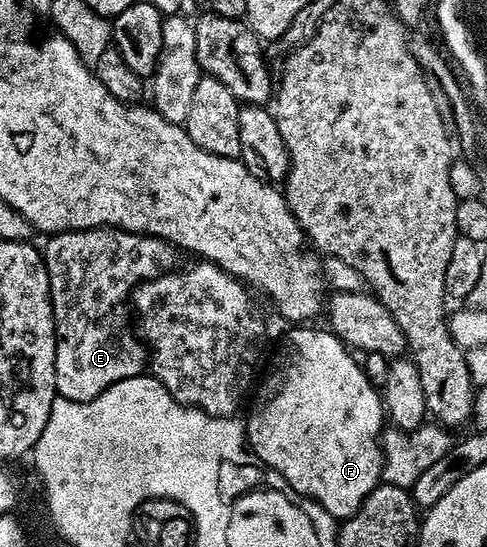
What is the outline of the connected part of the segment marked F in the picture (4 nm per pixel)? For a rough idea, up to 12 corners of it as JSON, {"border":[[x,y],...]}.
{"border":[[289,328],[245,422],[334,520],[382,481],[378,387],[328,328]]}

